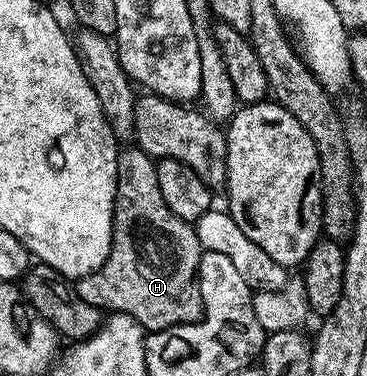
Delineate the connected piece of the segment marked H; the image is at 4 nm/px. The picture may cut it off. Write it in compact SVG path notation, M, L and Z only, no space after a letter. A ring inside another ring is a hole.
M136 148L122 149L117 156L111 252L99 270L79 279L83 300L102 311L129 314L147 332L200 323L205 314L197 283L202 253L196 227L175 216L163 200L154 158Z

